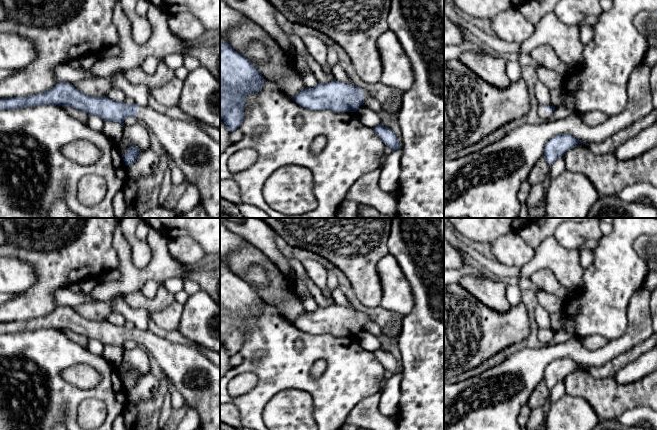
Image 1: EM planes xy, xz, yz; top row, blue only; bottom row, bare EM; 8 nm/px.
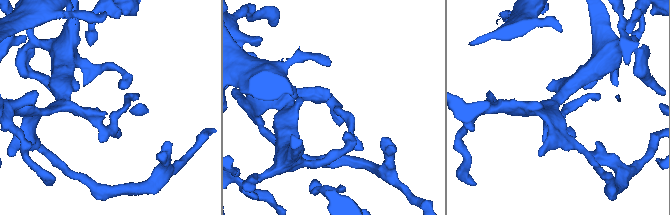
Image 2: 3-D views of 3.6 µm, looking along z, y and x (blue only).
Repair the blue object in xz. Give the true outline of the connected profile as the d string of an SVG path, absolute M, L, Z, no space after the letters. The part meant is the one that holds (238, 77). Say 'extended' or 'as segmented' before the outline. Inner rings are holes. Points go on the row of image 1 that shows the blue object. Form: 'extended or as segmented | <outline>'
as segmented | M220 40L220 118L230 132L239 129L243 122L245 97L257 93L263 84L260 71Z

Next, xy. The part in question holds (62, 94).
extended | M59 82L53 88L26 97L0 99L0 110L34 107L39 105L71 106L89 115L99 116L103 121L115 121L124 125L127 117L137 118L155 135L174 163L184 173L188 184L196 186L200 196L200 204L209 218L220 218L220 143L211 138L194 121L173 119L158 113L150 107L134 103L117 102L108 96L91 97L83 94L72 84Z

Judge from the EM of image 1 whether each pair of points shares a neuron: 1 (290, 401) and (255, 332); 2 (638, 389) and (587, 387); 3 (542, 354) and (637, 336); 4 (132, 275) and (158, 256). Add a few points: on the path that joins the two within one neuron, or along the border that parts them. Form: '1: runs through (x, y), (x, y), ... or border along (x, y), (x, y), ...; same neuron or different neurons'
1: border along (307, 392), (301, 389), (282, 389), (265, 404); different neurons
2: runs through (625, 391), (600, 391); same neuron
3: runs through (566, 351), (602, 356), (613, 348); same neuron
4: runs through (140, 275), (144, 275), (155, 264); same neuron

